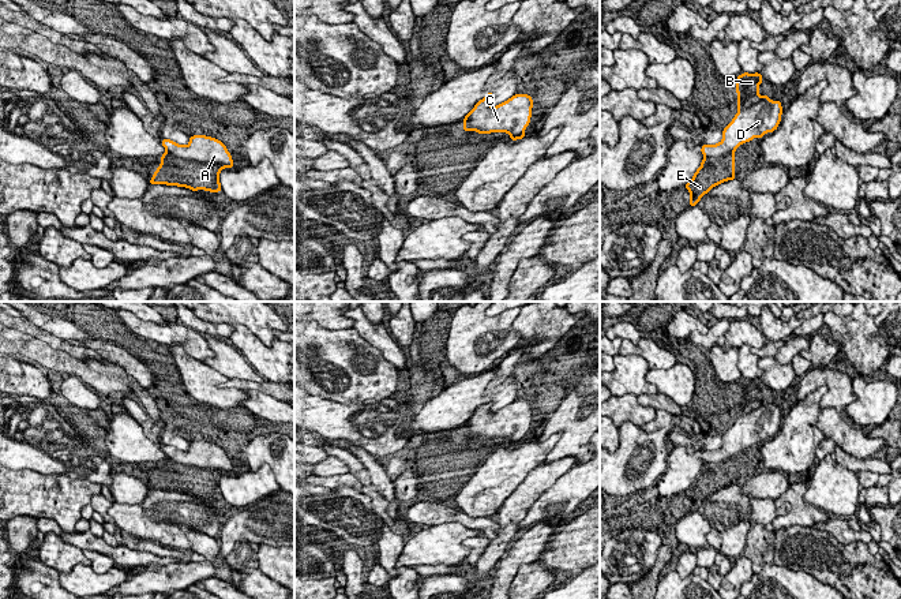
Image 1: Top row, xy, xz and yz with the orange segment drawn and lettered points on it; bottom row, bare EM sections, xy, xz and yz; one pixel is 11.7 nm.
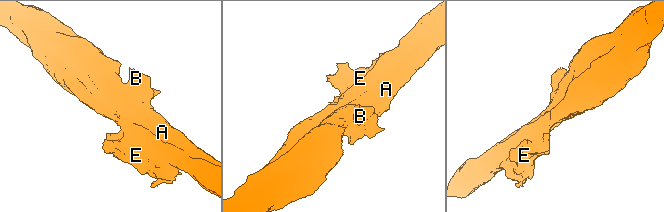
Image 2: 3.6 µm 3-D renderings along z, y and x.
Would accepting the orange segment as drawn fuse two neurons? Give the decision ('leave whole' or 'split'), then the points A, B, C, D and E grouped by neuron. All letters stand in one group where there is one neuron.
leave whole | A B C D E

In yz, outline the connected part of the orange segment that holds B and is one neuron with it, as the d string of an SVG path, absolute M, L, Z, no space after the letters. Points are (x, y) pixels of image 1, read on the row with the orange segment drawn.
M743 72L736 78L737 113L722 130L721 142L702 145L705 157L701 166L684 186L690 191L690 207L697 206L713 187L735 180L735 150L740 145L777 130L782 115L781 100L761 96L762 81L759 72Z

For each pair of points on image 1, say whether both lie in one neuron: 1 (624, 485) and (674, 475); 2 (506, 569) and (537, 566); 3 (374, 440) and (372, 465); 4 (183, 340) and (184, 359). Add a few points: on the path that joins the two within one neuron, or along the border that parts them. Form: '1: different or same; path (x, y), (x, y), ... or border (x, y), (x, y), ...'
1: different; border (669, 453), (665, 461), (665, 471), (656, 480)
2: same; path (514, 569), (529, 568)
3: different; border (344, 438), (361, 445), (374, 456)
4: different; border (168, 345), (180, 345), (201, 362)

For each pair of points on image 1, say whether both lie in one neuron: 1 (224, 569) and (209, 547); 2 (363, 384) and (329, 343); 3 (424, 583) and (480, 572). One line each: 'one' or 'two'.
1: one
2: one
3: two

